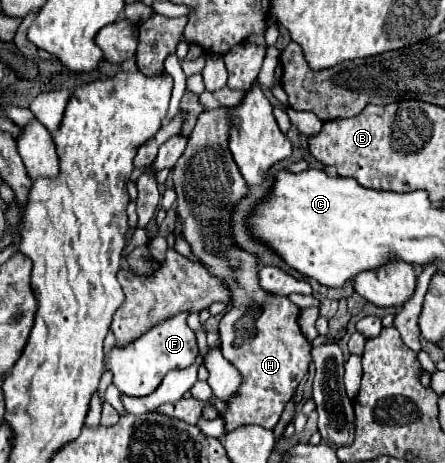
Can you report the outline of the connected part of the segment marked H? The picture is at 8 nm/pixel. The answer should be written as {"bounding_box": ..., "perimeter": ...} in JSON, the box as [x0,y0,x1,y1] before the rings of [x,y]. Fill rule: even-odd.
{"bounding_box":[173,106,311,430],"perimeter":[[[227,106],[215,108],[215,110],[205,110],[201,118],[197,118],[197,124],[189,136],[189,144],[179,158],[179,162],[173,168],[173,182],[175,182],[175,192],[177,192],[177,218],[183,226],[183,236],[191,244],[191,252],[199,262],[207,268],[211,276],[221,278],[221,284],[225,284],[231,292],[231,308],[225,312],[219,324],[219,334],[221,334],[221,352],[223,356],[239,368],[243,374],[243,382],[239,390],[235,392],[233,398],[229,398],[229,408],[227,412],[219,412],[221,418],[227,422],[227,430],[245,426],[245,424],[259,424],[263,428],[275,428],[275,424],[281,418],[281,412],[285,404],[291,400],[295,394],[299,382],[307,374],[307,368],[311,364],[311,342],[303,336],[297,316],[299,308],[293,306],[293,302],[285,296],[273,296],[271,292],[265,292],[259,284],[259,256],[251,254],[243,248],[239,248],[233,240],[231,234],[231,216],[233,208],[249,196],[249,188],[233,160],[233,154],[229,152],[229,132],[231,132],[231,120],[233,120],[233,110]]]}

